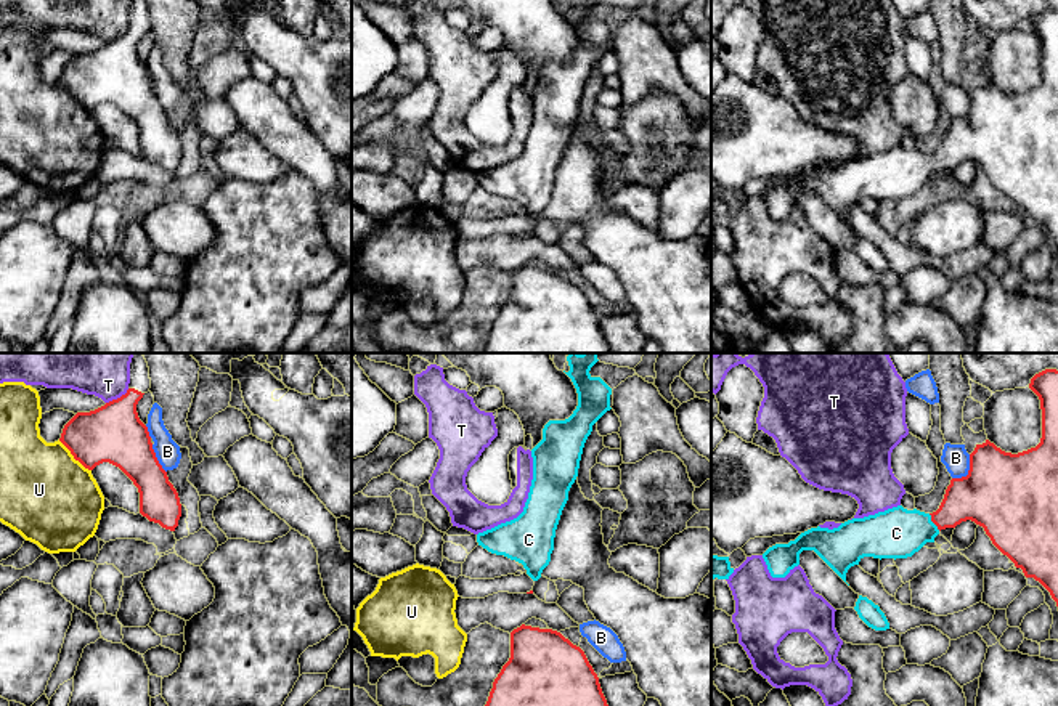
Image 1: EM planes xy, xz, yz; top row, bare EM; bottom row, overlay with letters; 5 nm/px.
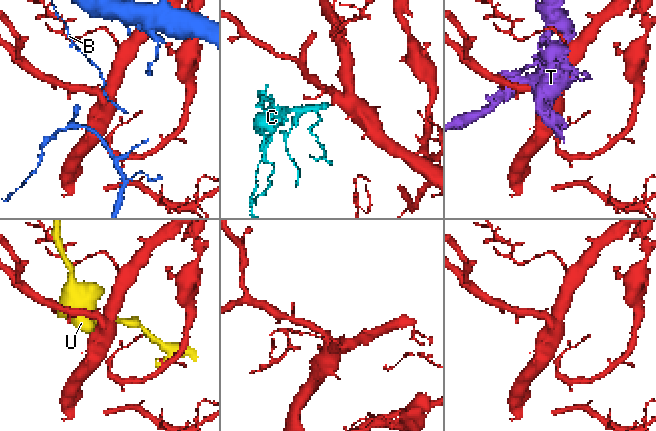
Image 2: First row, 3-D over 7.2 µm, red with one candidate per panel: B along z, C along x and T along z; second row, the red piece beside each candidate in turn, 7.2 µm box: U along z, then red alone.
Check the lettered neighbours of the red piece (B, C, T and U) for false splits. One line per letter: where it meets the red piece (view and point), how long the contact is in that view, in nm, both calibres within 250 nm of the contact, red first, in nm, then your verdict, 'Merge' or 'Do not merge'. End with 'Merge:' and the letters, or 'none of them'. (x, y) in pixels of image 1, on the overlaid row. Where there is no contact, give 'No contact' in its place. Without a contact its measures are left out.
B: Touches red at yz (968, 472). Shared border 160 nm. Thickness 420 nm (red) against 130 nm. Do not merge
C: Touches red at yz (931, 520). Shared border 110 nm. Thickness 220 nm (red) against 260 nm. Merge
T: Touches red at xy (118, 398). Shared border 140 nm. Thickness 300 nm (red) against 380 nm. Do not merge
U: Touches red at xy (74, 458). Shared border 220 nm. Thickness 300 nm (red) against 460 nm. Do not merge
Merge: C

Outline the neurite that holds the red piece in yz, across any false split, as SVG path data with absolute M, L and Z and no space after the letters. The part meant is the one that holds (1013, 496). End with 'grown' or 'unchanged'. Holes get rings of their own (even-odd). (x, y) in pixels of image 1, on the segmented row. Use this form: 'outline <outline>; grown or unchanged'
outline M1045 369L1031 379L1029 388L1039 396L1042 438L1036 448L1011 454L986 440L970 454L966 477L952 478L939 509L925 513L902 505L853 518L838 528L811 528L788 544L769 547L763 558L772 578L785 578L800 565L803 550L814 550L844 582L851 566L864 557L907 558L926 542L934 542L941 530L971 520L983 526L992 544L1007 555L1026 578L1039 581L1058 607L1058 371Z; grown

